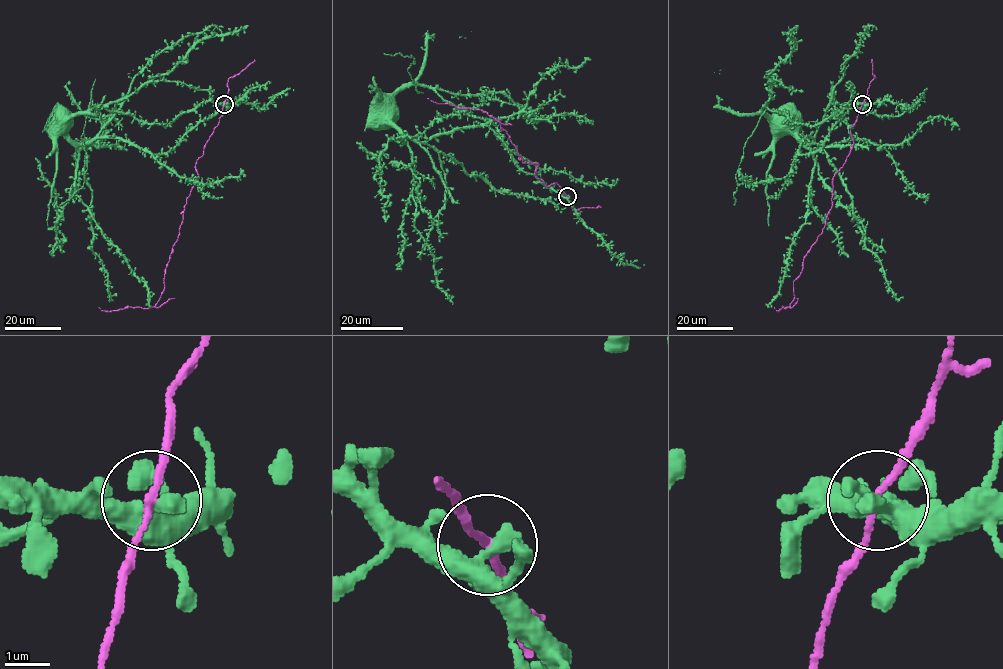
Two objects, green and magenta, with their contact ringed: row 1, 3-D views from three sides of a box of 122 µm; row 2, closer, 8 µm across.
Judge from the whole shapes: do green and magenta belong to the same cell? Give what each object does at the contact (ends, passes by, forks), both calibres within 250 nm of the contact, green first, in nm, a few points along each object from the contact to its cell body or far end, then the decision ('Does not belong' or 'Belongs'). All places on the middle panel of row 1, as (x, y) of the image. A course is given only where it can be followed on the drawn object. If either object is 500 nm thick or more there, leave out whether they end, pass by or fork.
At the ring green passes by. At the ring magenta passes by. Thickness 340 nm (green) against 140 nm. Course of green: (567, 196), (490, 122), (429, 87), (394, 96), (416, 140), (487, 125), (541, 168), (617, 178). Course of magenta: (567, 196), (556, 183), (546, 186), (536, 177), (538, 164), (523, 162), (501, 129), (501, 119), (427, 98). Belongs

